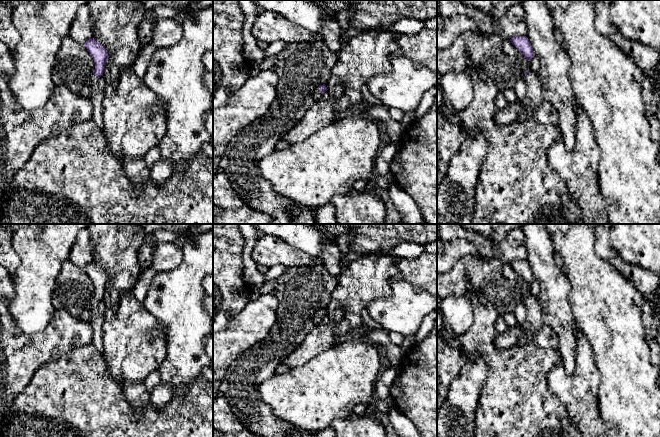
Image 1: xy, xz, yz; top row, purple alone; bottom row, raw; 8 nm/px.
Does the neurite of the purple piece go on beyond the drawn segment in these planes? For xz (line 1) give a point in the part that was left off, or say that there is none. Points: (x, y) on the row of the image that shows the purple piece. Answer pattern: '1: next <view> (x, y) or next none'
1: next xz (318, 95)

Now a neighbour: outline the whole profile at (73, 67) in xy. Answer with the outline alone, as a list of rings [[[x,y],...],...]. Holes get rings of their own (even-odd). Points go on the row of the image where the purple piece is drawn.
[[[66,35],[52,69],[55,86],[63,86],[79,93],[88,84],[94,69],[94,60],[84,44]]]

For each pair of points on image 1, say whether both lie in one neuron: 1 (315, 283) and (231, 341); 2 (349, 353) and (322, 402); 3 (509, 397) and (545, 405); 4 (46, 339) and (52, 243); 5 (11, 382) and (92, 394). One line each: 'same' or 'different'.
1: different
2: same
3: same
4: different
5: different

